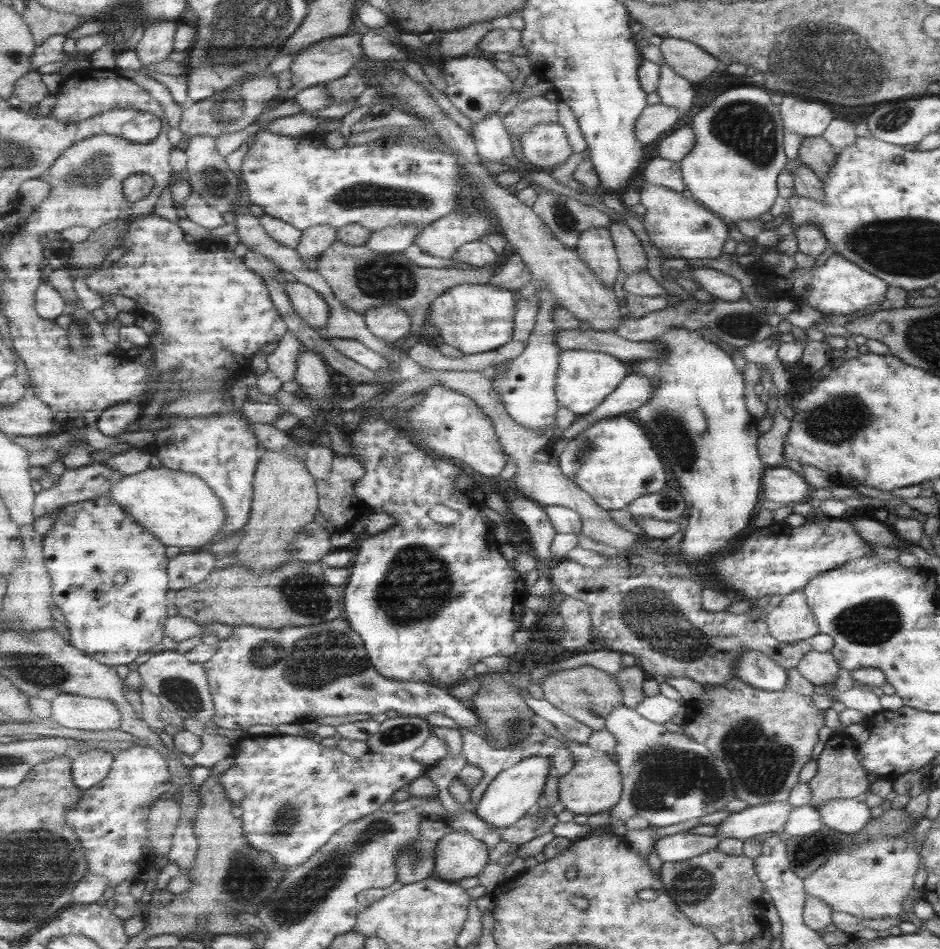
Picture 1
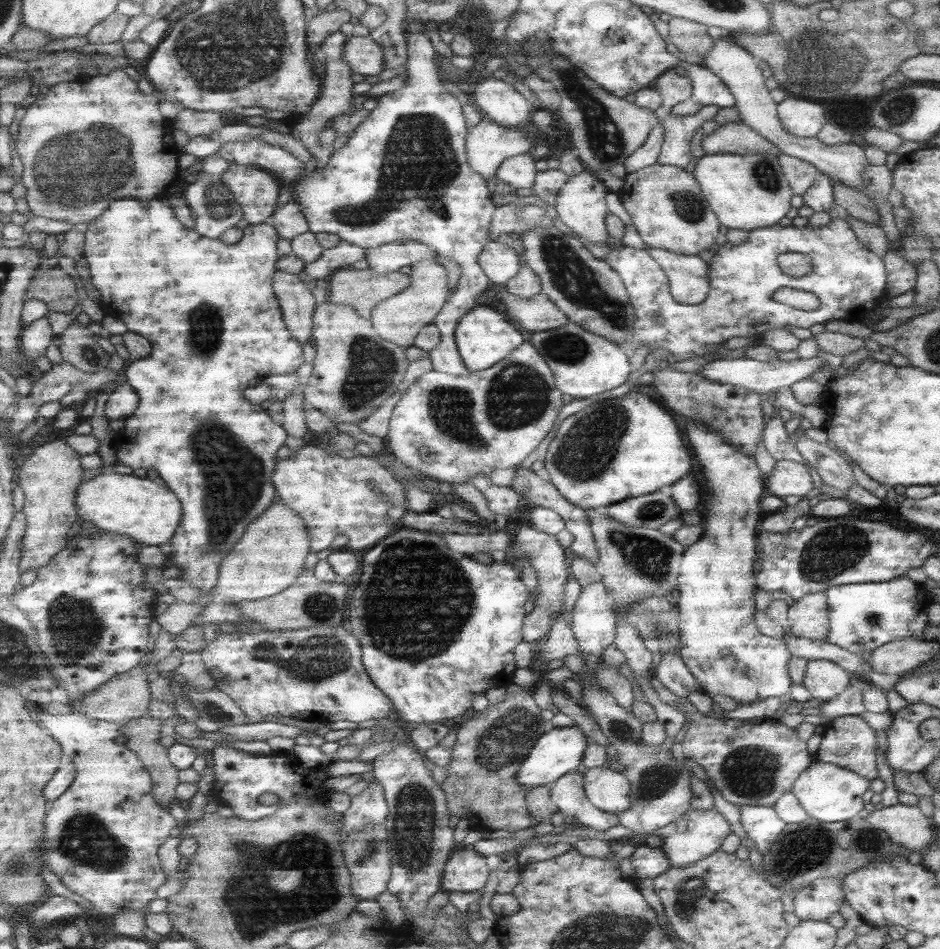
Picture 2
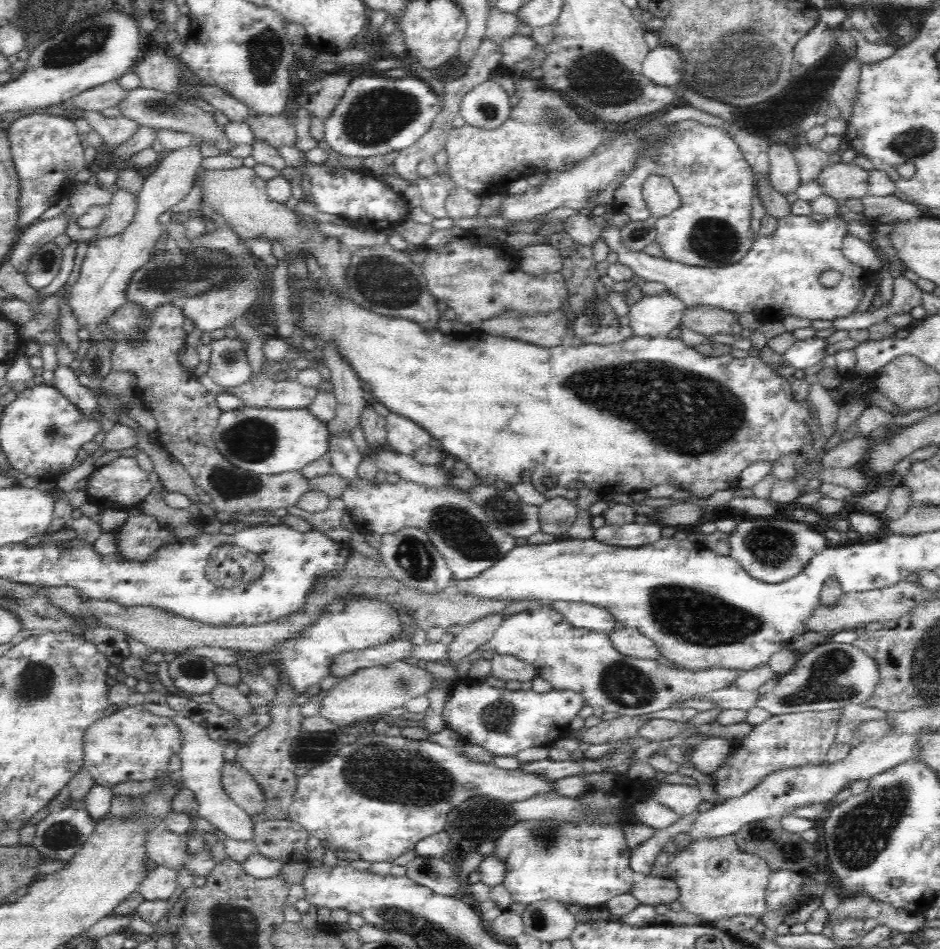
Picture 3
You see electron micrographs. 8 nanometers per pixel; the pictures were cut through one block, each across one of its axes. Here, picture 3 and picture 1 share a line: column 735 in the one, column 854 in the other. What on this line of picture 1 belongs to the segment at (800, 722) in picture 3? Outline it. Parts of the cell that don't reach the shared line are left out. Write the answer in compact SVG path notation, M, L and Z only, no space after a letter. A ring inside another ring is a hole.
M833 734L824 742L823 749L815 760L815 775L806 783L811 792L808 806L817 809L825 802L856 798L857 794L867 792L869 780L867 780L867 773L863 770L863 766L859 764L855 756L856 747L857 743L844 734Z

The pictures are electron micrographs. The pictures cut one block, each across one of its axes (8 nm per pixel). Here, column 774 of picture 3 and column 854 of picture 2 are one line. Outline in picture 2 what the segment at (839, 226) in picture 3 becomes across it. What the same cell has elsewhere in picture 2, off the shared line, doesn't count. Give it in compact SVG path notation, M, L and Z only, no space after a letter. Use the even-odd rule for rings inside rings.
M833 218L825 226L794 227L777 224L750 230L747 238L737 246L724 244L718 248L711 260L706 262L708 276L708 291L705 298L696 305L675 302L670 295L667 277L650 257L646 249L632 249L622 245L619 249L609 249L601 259L621 279L633 313L633 328L626 341L620 346L624 352L631 355L639 346L645 344L649 352L655 348L667 350L674 362L689 360L693 357L704 357L712 353L713 348L729 338L742 336L750 343L764 332L775 329L785 329L785 326L809 329L814 324L825 324L829 321L860 321L867 311L873 311L875 306L885 298L886 272L884 262L876 254L867 250L855 236L850 224L842 218ZM798 252L806 254L811 259L810 271L799 278L783 274L776 265L779 254ZM780 288L794 288L810 292L817 297L817 310L797 310L785 306L772 299L772 294Z

